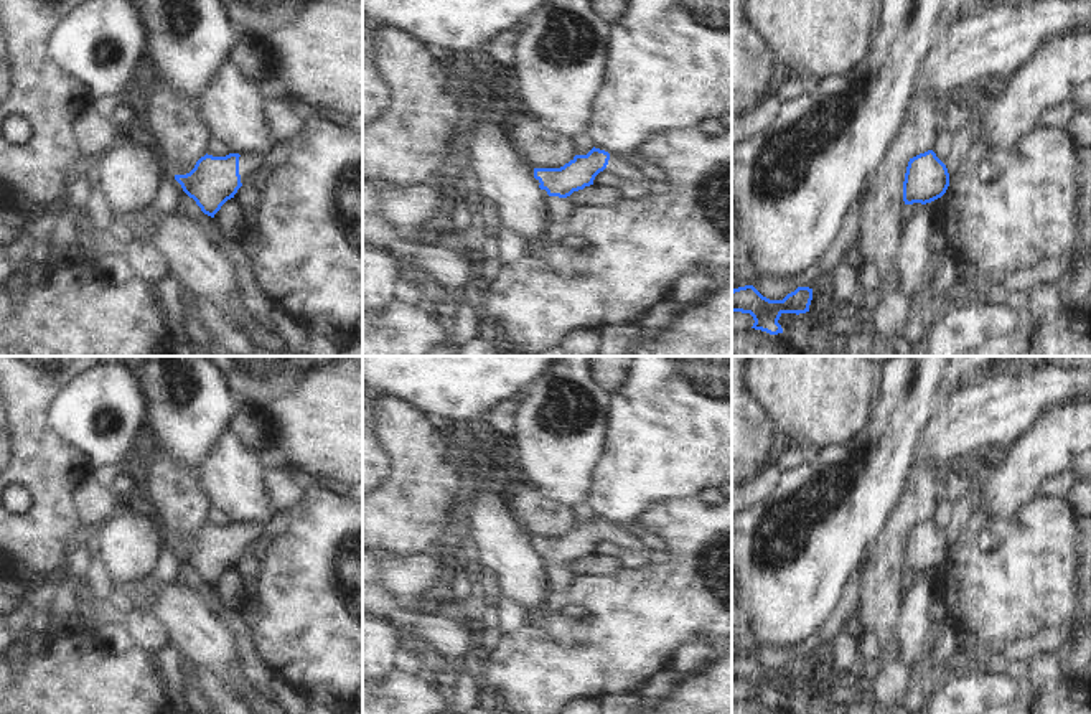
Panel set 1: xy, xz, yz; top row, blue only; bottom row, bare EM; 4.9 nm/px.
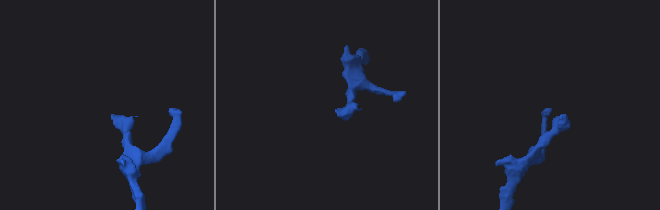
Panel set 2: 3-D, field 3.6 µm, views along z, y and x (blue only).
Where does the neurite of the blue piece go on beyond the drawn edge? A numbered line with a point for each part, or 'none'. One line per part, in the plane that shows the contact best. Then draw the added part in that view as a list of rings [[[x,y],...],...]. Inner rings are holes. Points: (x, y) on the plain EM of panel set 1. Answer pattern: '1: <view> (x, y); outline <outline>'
1: xy (248, 533); outline [[[242,524],[239,526],[239,544],[241,552],[260,534],[262,526],[257,524]]]

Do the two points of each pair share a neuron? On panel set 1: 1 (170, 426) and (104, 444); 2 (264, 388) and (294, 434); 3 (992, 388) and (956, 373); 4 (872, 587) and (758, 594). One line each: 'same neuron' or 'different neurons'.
1: different neurons
2: different neurons
3: different neurons
4: different neurons

